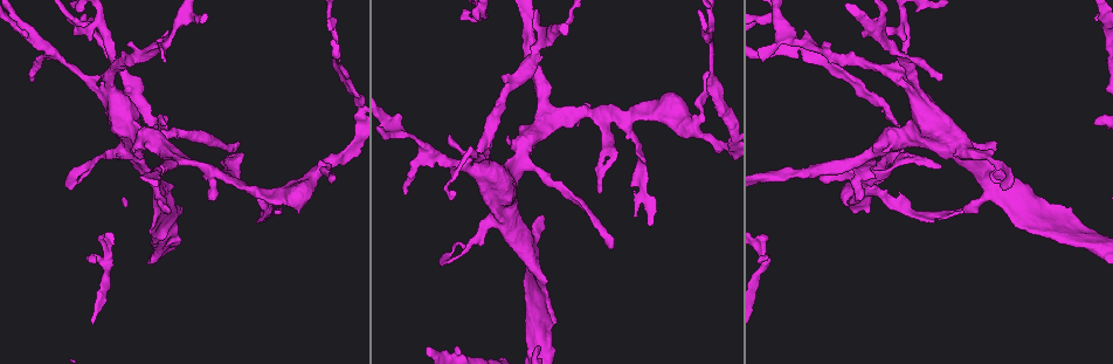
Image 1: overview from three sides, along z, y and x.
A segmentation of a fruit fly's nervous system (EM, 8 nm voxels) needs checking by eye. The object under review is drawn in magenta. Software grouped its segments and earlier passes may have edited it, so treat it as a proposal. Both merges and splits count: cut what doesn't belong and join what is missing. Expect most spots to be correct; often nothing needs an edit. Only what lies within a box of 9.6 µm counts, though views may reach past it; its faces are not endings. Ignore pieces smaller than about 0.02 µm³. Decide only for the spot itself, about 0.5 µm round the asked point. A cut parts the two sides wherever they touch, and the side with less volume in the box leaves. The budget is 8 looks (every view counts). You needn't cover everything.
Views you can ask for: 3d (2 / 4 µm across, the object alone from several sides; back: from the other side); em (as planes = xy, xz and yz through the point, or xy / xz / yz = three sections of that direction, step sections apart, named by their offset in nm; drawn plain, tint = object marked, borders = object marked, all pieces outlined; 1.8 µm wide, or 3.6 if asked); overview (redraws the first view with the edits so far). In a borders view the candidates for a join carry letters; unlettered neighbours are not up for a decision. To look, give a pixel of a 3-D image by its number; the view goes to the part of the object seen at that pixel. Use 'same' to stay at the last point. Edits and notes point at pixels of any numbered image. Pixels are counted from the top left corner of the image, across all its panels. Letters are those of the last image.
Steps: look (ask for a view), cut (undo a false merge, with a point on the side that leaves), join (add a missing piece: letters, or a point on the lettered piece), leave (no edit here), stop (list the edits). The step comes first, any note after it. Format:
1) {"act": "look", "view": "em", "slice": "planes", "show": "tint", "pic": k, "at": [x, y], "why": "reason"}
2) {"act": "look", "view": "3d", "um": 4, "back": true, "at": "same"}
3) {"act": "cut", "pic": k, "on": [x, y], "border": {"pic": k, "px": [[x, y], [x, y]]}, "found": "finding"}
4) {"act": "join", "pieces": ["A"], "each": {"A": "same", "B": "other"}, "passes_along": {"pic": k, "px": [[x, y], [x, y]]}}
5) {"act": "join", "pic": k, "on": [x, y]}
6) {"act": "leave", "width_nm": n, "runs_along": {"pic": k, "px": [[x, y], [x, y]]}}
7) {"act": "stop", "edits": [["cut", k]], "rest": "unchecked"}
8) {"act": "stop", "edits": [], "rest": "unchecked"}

{"act": "look", "view": "em", "slice": "xz", "step": 4, "show": "tint", "pic": 1, "at": [611, 115], "why": "sudden change in width"}

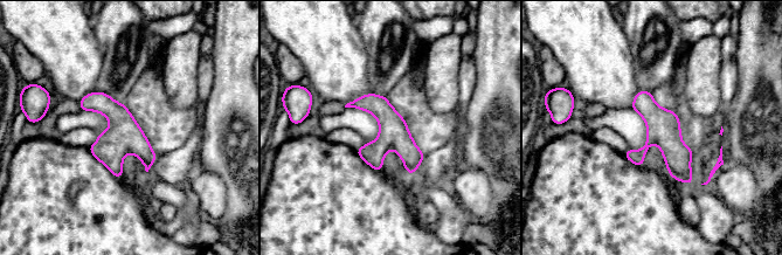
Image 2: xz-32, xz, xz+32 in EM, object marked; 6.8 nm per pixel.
{"act": "look", "view": "em", "slice": "planes", "show": "borders", "at": "same", "why": "cut it another way"}

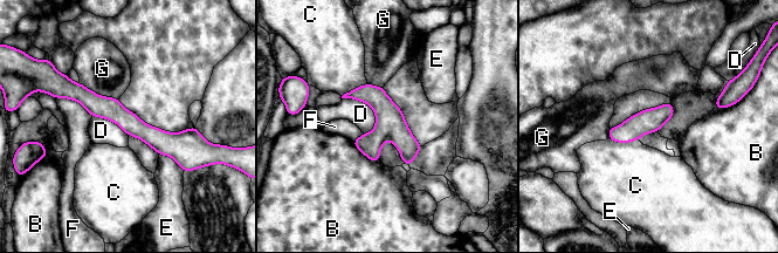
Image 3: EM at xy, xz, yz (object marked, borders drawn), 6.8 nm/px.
{"act": "leave", "longest_contact_nm": ["D", 320], "each": {"B": "other", "C": "other", "D": "other", "E": "other", "F": "other", "G": "other"}, "found": "continuous, no second neuron"}

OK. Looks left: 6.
{"act": "look", "view": "3d", "um": 2, "pic": 1, "at": [163, 125], "why": "branch stops here"}

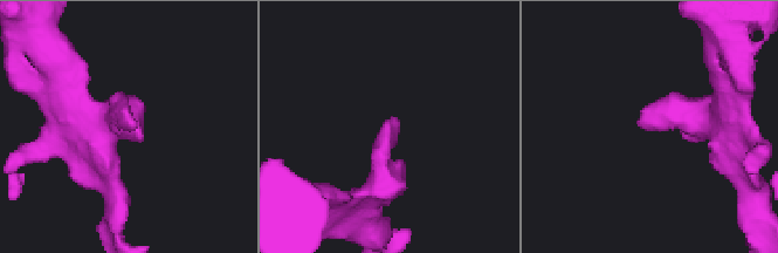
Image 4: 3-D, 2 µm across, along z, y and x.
{"act": "look", "view": "em", "slice": "planes", "show": "borders", "pic": 4, "at": [639, 122]}

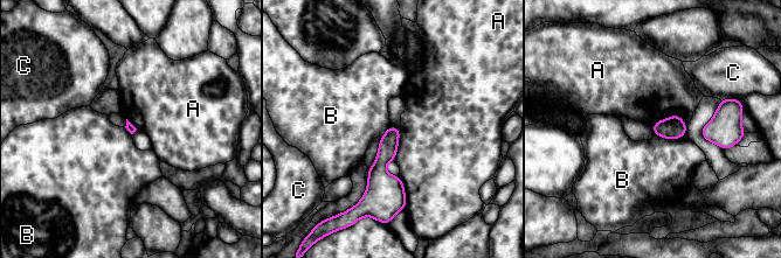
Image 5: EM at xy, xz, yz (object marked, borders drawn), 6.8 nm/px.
{"act": "leave", "each": {"A": "other", "B": "other", "C": "other"}, "border": {"pic": 5, "px": [[651, 125], [677, 114], [686, 126]]}, "found": "no lettered piece goes on from it"}

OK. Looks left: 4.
{"act": "look", "view": "3d", "um": 4, "back": true, "pic": 1, "at": [924, 133], "why": "thick turns thin"}

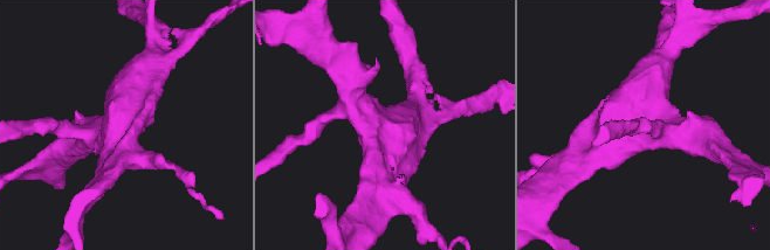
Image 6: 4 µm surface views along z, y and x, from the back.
{"act": "look", "view": "em", "um": 3.6, "slice": "xz", "step": 16, "show": "tint", "pic": 6, "at": [376, 121]}

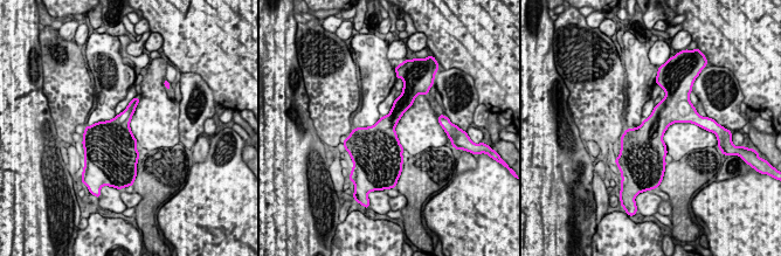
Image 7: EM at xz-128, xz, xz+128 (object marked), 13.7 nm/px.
{"act": "look", "view": "em", "um": 3.6, "slice": "planes", "show": "borders", "at": "same"}

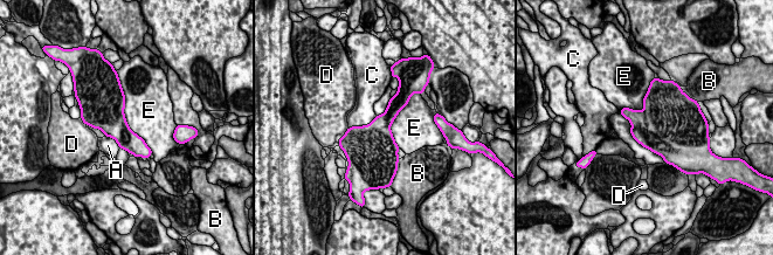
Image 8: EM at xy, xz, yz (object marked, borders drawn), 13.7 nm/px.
{"act": "leave", "longest_contact_nm": ["E", 1000], "each": {"A": "other", "B": "other", "C": "other", "D": "other", "E": "other"}, "border": {"pic": 8, "px": [[121, 87], [126, 124], [152, 152]]}, "found": "all the same neuron"}

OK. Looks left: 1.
{"act": "stop", "edits": [], "rest": "unchecked"}

